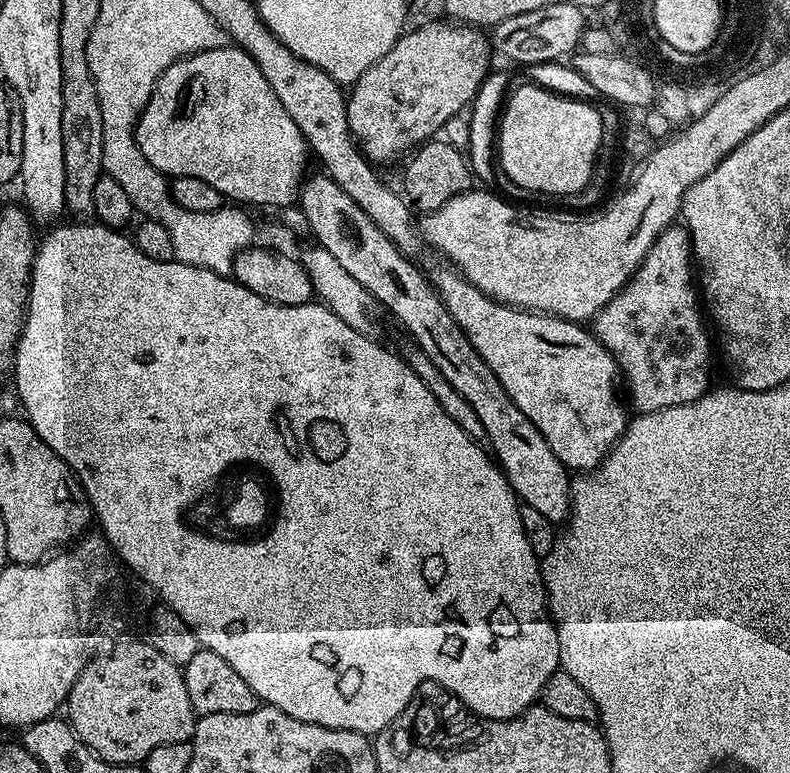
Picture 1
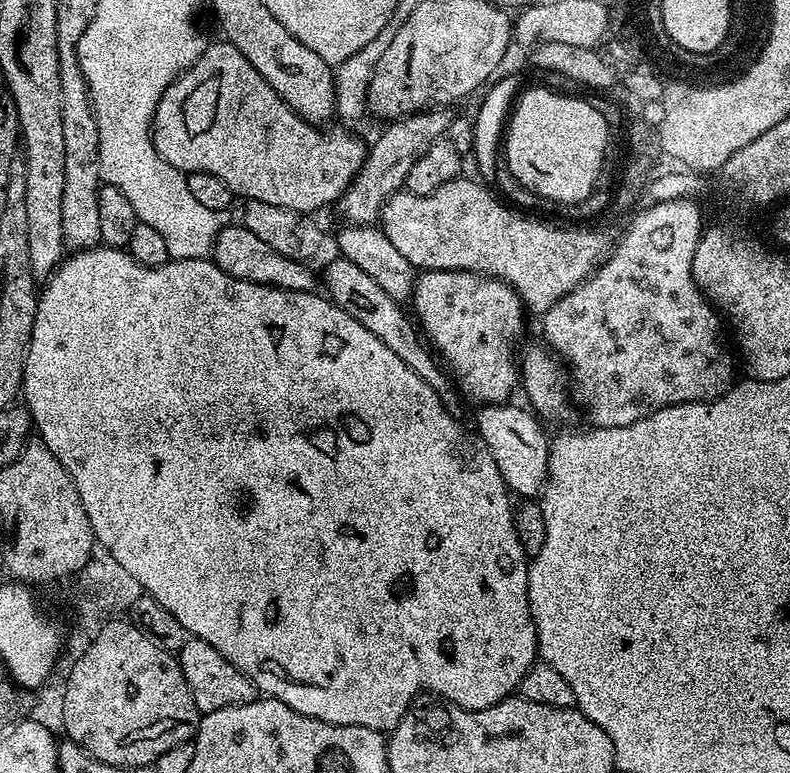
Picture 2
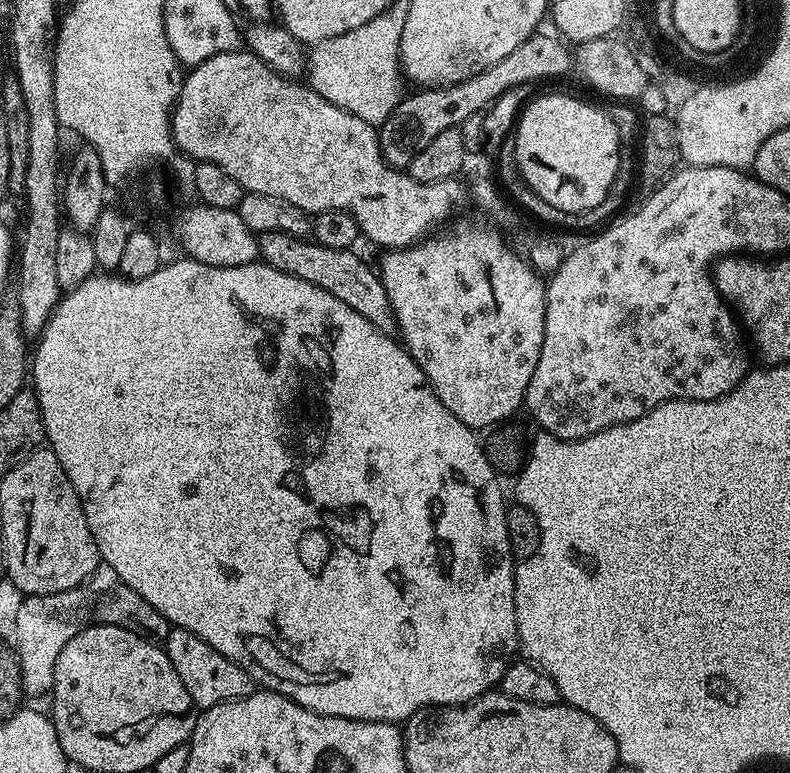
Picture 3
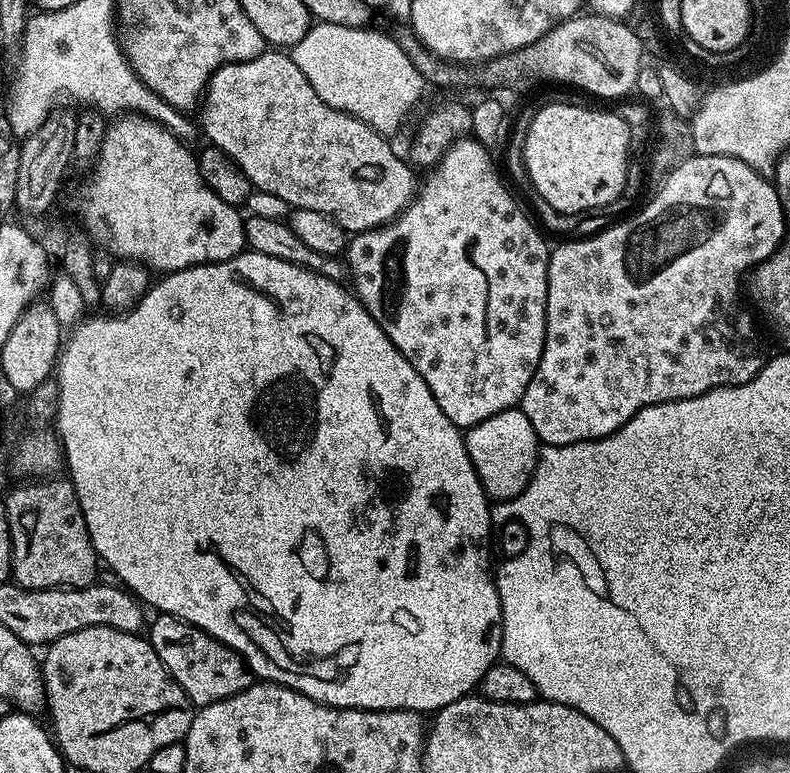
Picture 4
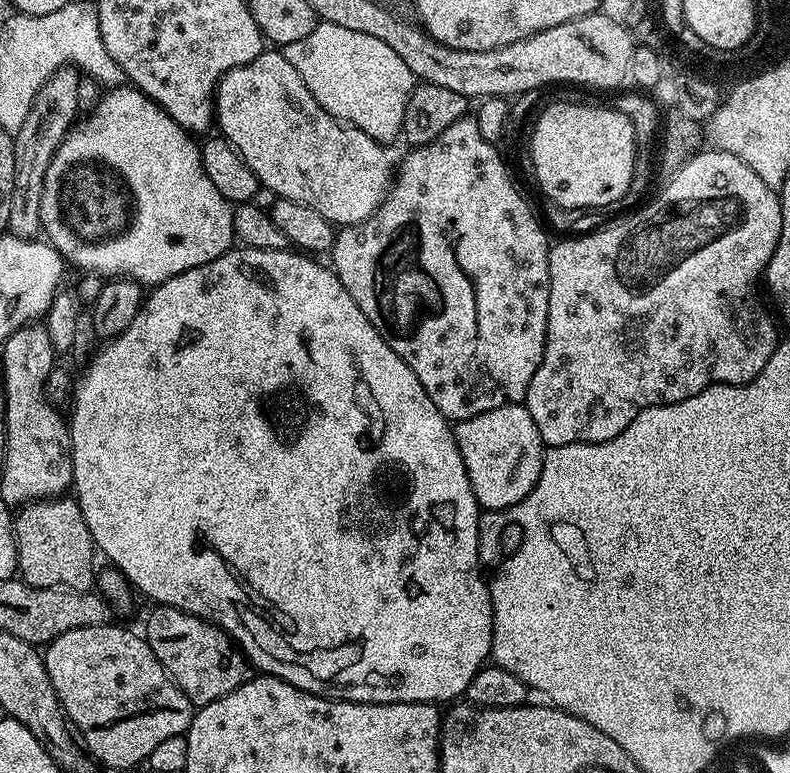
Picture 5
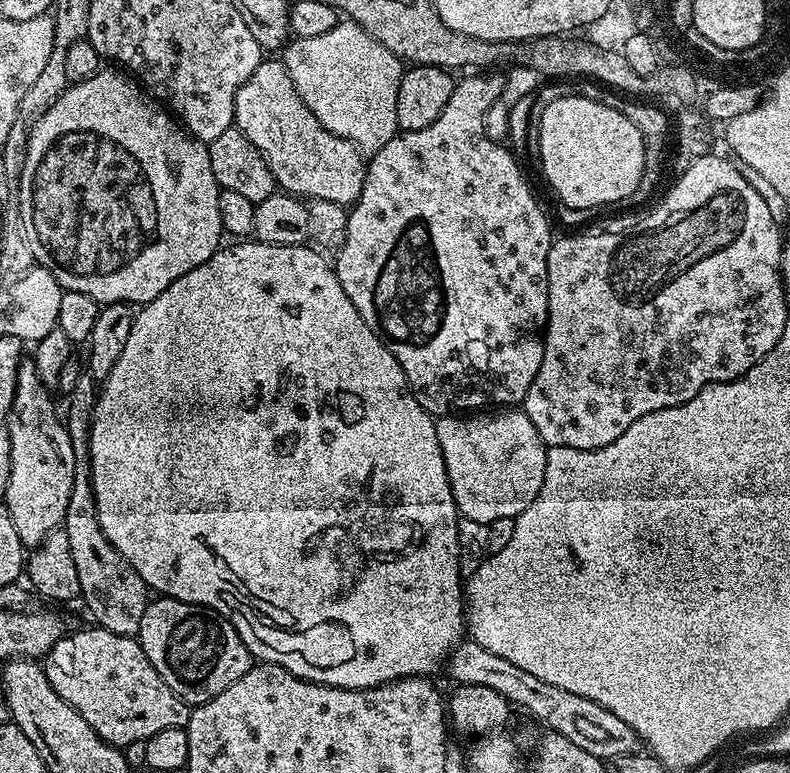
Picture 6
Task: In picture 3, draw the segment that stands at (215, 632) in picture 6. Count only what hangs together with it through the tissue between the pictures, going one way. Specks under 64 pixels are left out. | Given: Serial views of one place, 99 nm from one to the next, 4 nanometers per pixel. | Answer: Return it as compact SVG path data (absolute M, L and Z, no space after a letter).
M173 627L162 647L167 652L174 670L178 670L178 678L182 678L182 686L186 686L186 694L190 694L197 709L213 708L231 700L241 700L254 691L253 678L243 666L218 654L214 646L202 642L202 638L198 638L198 634L190 630Z

